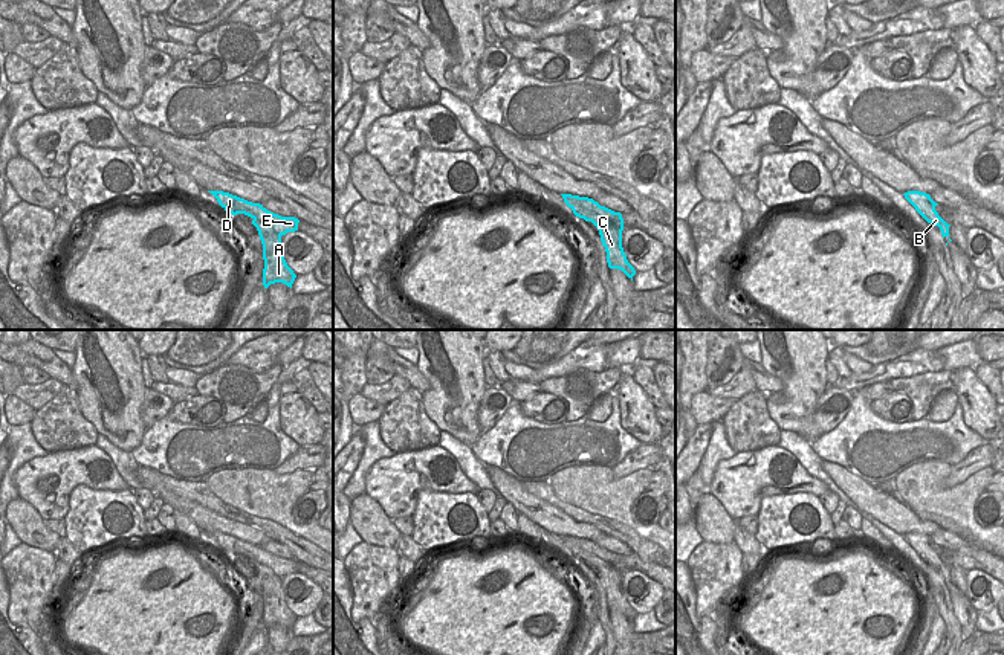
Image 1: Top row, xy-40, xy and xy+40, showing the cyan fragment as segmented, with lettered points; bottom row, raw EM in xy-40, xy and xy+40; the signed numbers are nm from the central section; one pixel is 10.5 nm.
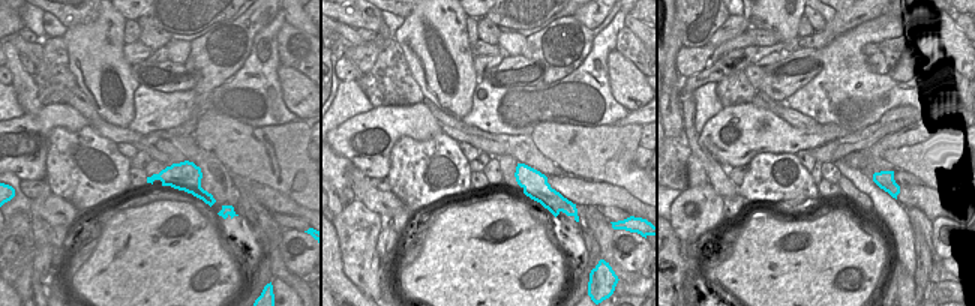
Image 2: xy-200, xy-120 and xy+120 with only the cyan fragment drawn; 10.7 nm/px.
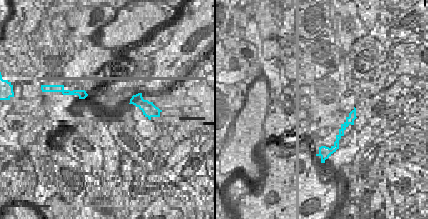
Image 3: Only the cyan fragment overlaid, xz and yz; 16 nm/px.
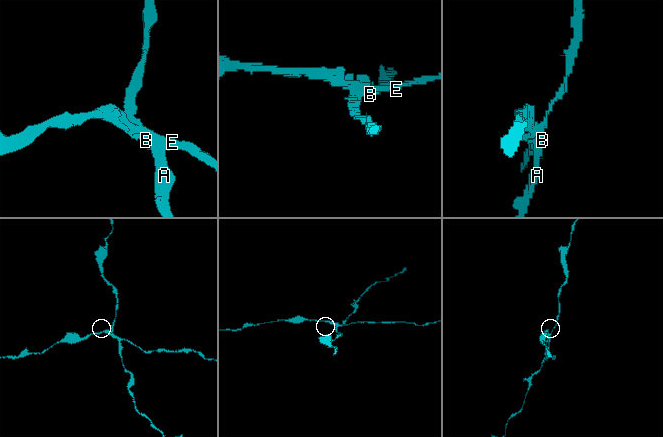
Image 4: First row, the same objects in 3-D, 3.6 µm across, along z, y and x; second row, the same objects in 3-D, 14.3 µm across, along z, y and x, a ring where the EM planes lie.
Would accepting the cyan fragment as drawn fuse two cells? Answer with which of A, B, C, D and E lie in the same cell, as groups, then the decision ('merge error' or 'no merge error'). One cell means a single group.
A B C / D E; merge error

